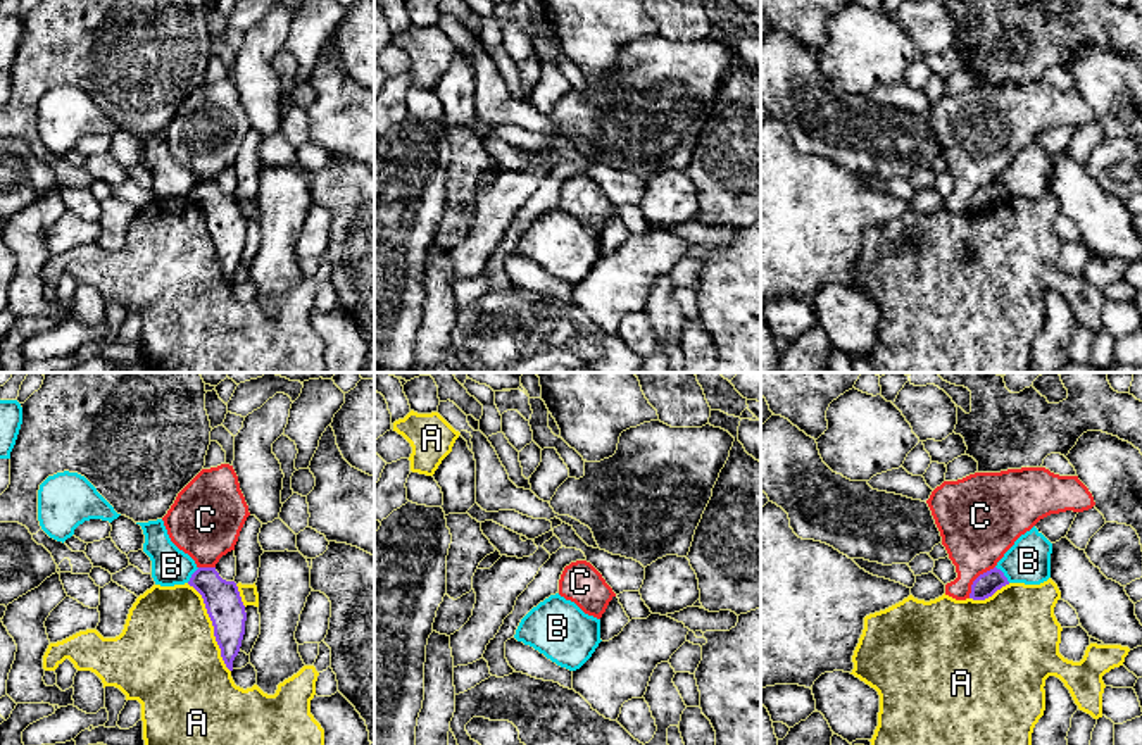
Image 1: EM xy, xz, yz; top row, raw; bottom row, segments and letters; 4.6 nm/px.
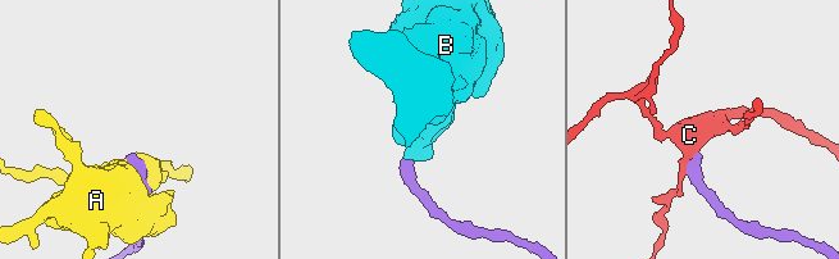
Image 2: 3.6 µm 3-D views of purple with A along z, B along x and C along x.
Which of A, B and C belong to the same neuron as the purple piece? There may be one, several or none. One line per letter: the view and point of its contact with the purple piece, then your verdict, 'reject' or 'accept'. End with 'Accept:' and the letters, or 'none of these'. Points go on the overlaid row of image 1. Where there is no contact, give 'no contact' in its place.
A: xy (213, 625) | reject
B: yz (1003, 575) | reject
C: yz (975, 580) | reject
Accept: none of these

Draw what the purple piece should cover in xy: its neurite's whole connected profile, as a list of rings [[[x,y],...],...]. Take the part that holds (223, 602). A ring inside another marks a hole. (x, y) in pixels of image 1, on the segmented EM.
[[[198,567],[188,585],[202,595],[221,657],[226,667],[233,671],[233,660],[240,652],[247,621],[236,583],[223,579],[216,567]]]

